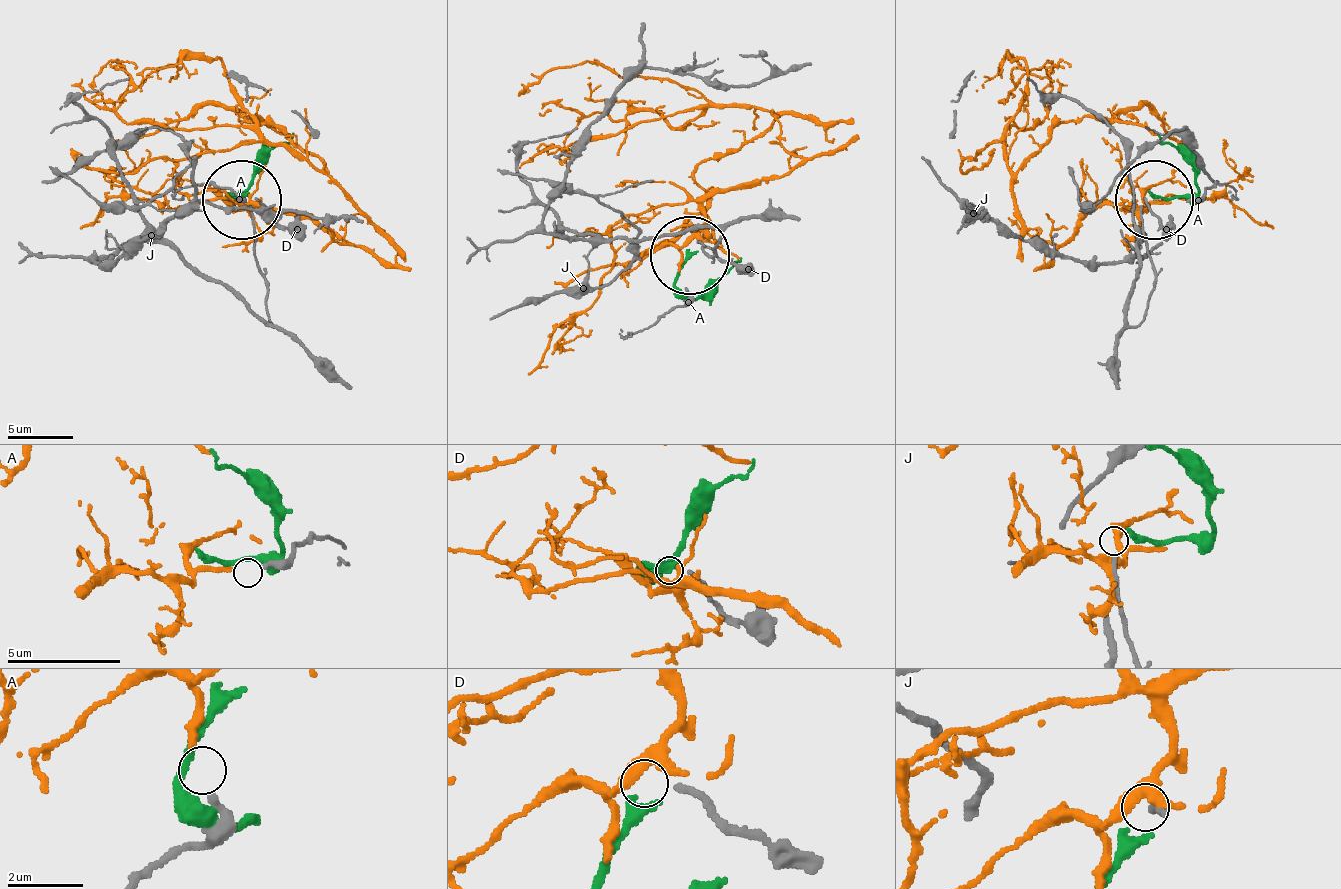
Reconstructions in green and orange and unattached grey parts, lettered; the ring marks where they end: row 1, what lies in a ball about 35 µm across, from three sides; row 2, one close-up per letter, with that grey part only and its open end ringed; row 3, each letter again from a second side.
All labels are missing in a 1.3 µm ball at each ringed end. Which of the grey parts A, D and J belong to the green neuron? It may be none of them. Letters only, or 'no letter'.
J

